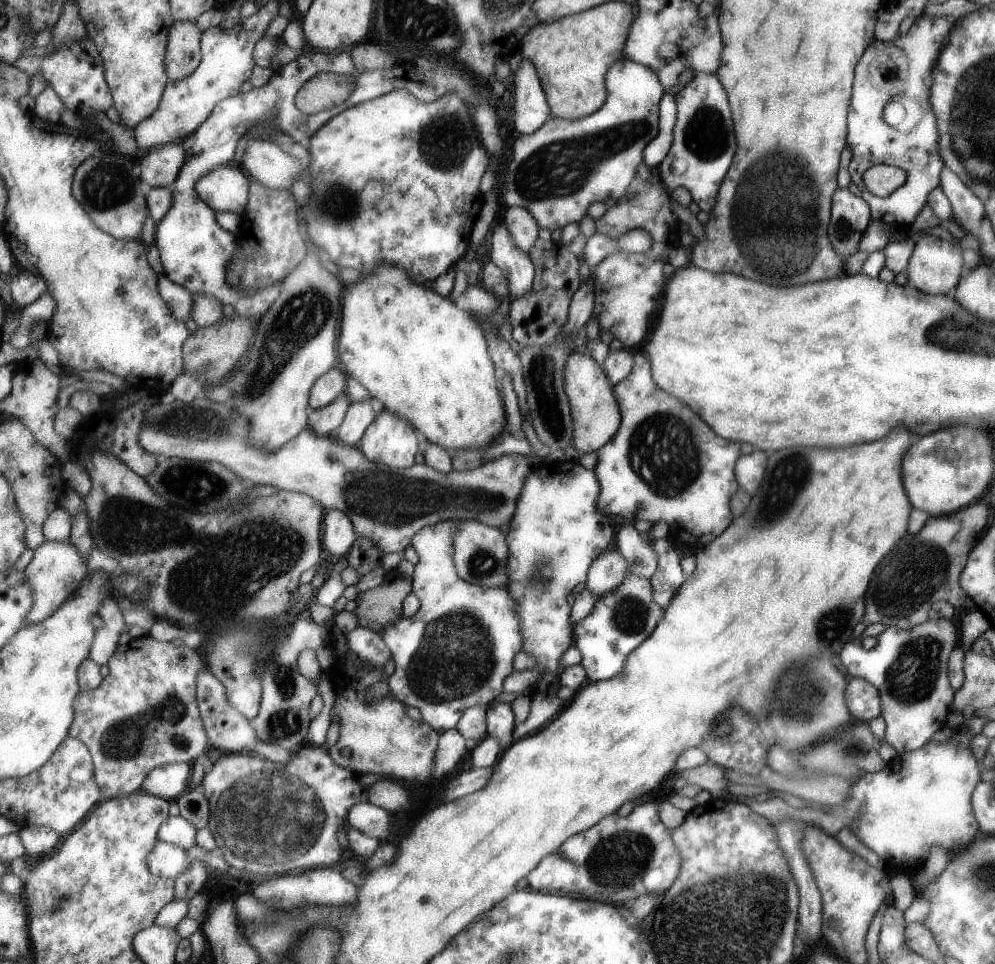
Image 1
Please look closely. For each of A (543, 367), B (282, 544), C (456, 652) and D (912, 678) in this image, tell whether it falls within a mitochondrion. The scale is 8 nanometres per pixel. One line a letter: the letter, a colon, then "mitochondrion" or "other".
A: mitochondrion
B: mitochondrion
C: mitochondrion
D: mitochondrion

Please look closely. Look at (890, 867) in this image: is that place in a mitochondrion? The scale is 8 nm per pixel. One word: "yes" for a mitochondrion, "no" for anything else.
no

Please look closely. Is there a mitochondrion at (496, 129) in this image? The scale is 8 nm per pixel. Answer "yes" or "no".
no

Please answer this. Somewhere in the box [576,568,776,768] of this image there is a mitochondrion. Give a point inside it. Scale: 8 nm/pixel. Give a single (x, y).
(630, 615)

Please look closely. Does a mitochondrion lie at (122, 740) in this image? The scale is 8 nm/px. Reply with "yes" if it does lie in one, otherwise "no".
yes

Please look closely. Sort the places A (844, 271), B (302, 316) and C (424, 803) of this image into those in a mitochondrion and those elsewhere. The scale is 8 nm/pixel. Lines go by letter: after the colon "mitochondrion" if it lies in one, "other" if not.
A: other
B: mitochondrion
C: other

